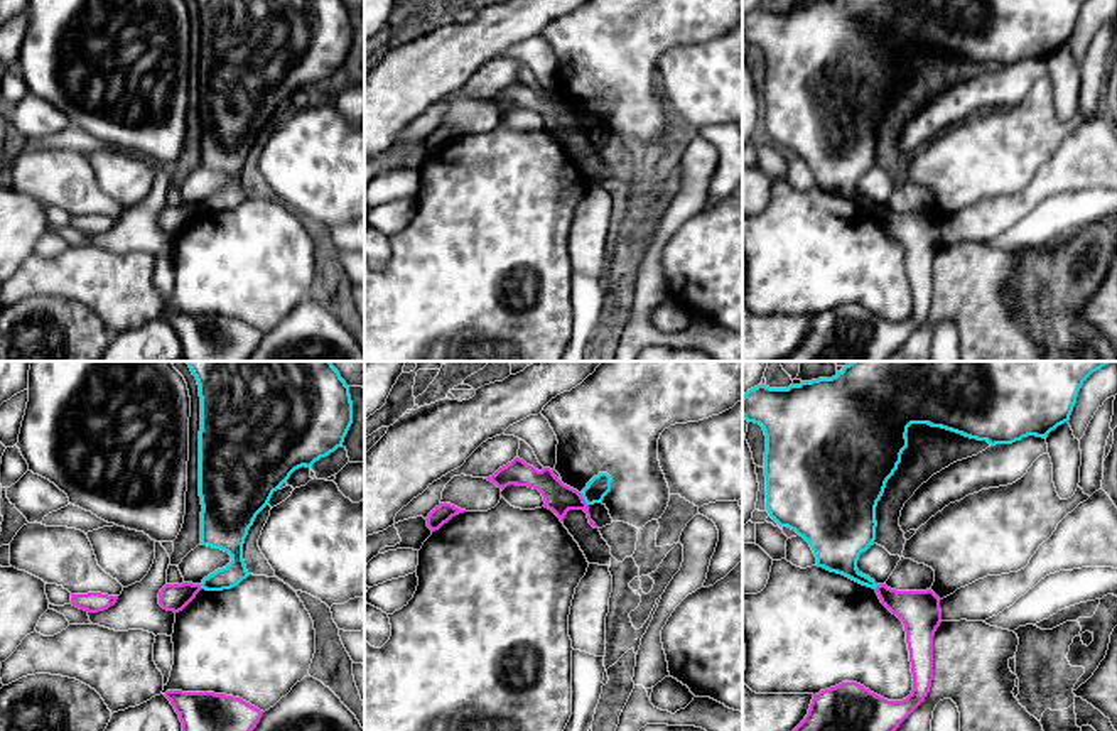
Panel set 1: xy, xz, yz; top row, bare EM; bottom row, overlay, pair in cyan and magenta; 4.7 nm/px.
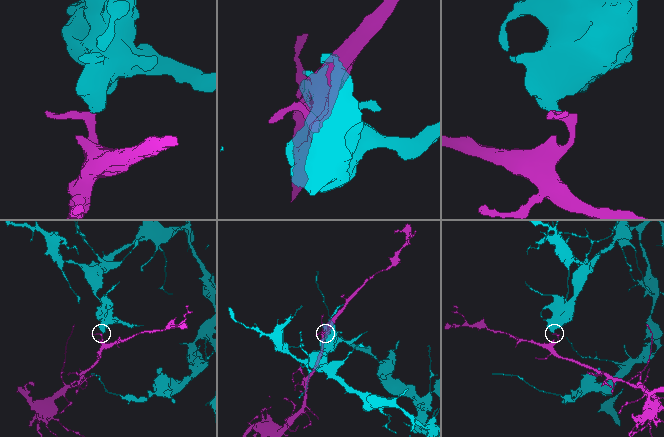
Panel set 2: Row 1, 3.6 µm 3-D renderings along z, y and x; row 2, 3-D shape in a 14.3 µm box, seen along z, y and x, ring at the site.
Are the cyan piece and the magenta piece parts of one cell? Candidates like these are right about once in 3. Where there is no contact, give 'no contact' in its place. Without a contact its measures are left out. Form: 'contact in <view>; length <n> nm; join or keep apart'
contact in xz; length 80 nm; keep apart

